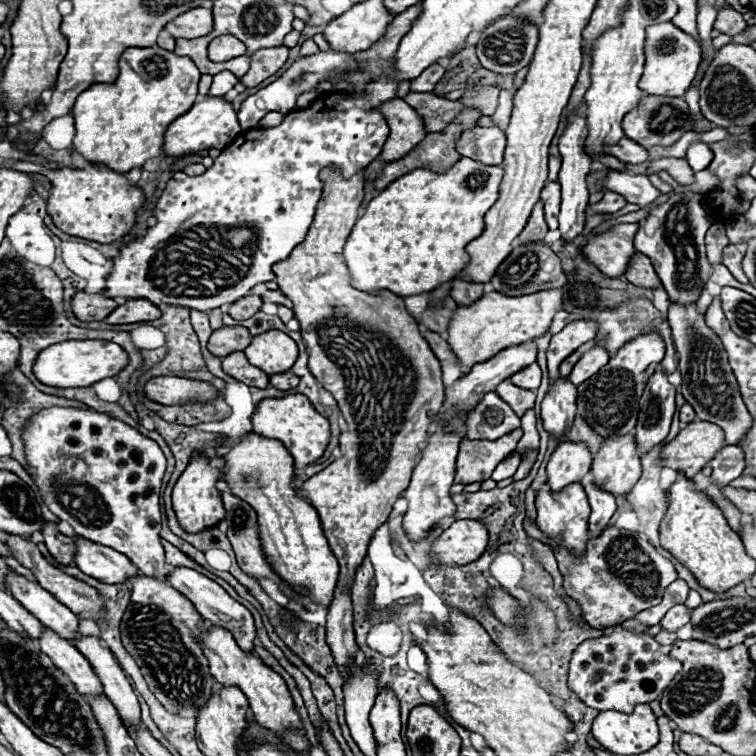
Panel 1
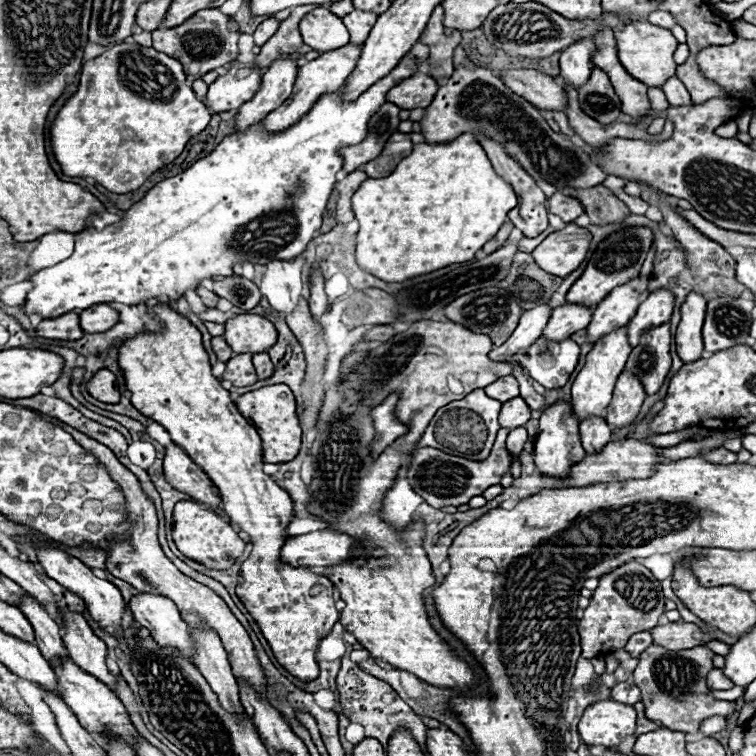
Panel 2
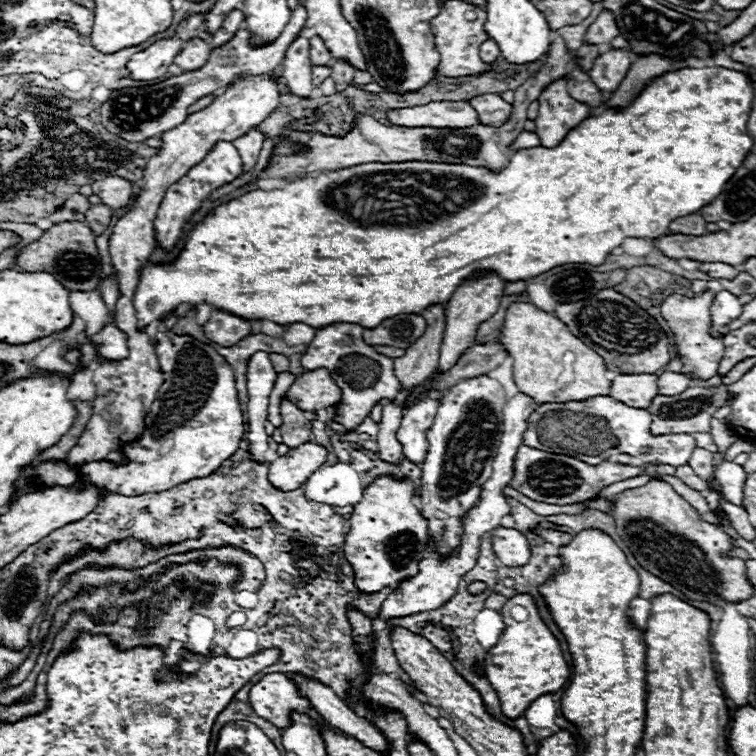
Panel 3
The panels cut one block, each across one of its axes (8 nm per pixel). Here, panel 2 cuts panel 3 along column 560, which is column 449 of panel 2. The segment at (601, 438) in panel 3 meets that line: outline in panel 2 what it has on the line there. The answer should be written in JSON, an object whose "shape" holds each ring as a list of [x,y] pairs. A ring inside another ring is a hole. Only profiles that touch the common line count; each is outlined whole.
{"shape":[[[480,388],[472,390],[466,398],[450,402],[436,412],[430,426],[422,434],[418,446],[420,448],[438,448],[446,454],[462,456],[468,460],[486,460],[492,450],[496,432],[500,430],[500,424],[498,424],[500,406],[502,404],[494,398],[488,398],[484,394],[484,390],[480,390]]]}

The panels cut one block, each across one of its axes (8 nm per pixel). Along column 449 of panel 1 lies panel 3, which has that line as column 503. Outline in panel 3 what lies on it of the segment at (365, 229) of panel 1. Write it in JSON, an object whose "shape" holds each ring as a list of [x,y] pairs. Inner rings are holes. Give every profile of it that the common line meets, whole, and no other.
{"shape":[[[682,68],[662,78],[656,78],[646,90],[642,90],[640,98],[634,100],[626,110],[604,110],[598,116],[592,116],[578,124],[566,134],[566,138],[554,148],[530,148],[518,150],[508,166],[500,174],[492,174],[486,168],[468,166],[468,164],[444,164],[444,162],[392,162],[392,164],[358,164],[344,170],[320,172],[314,176],[306,176],[302,180],[288,182],[282,190],[254,190],[228,204],[218,206],[210,216],[198,222],[186,238],[184,250],[180,256],[168,266],[144,266],[140,272],[140,284],[132,298],[136,306],[136,316],[142,326],[148,326],[154,320],[174,312],[178,304],[212,304],[246,320],[272,320],[276,324],[294,324],[304,322],[314,328],[324,328],[338,322],[360,324],[362,328],[378,326],[386,318],[394,314],[420,314],[432,304],[446,304],[452,292],[460,286],[460,282],[480,276],[484,272],[498,274],[504,282],[530,280],[546,270],[552,270],[560,264],[592,264],[600,266],[606,256],[622,246],[624,238],[658,238],[668,230],[668,224],[674,218],[700,212],[708,206],[718,194],[724,190],[724,184],[732,178],[734,170],[742,164],[746,154],[752,148],[752,138],[746,132],[746,122],[752,110],[752,84],[744,72],[728,70],[728,68]],[[156,300],[154,310],[148,310],[148,302]]]}

